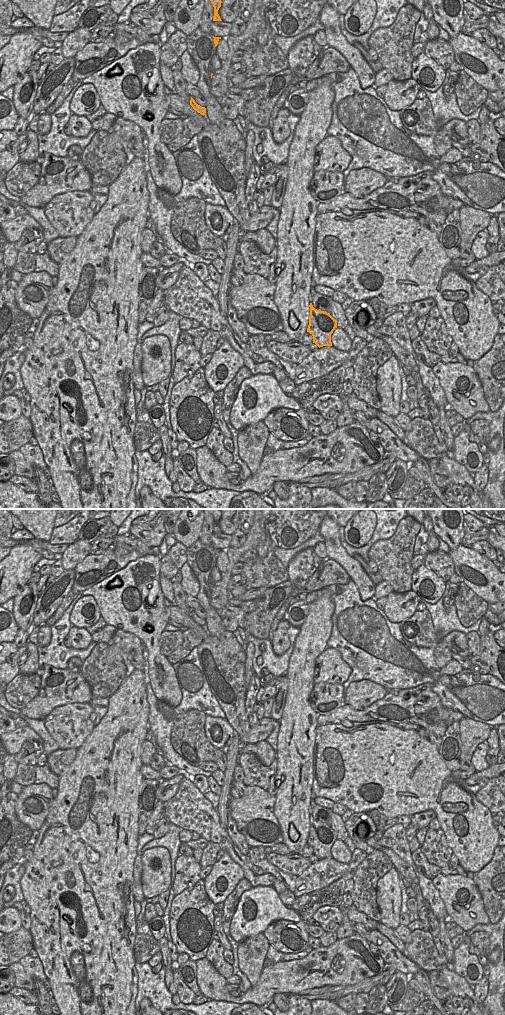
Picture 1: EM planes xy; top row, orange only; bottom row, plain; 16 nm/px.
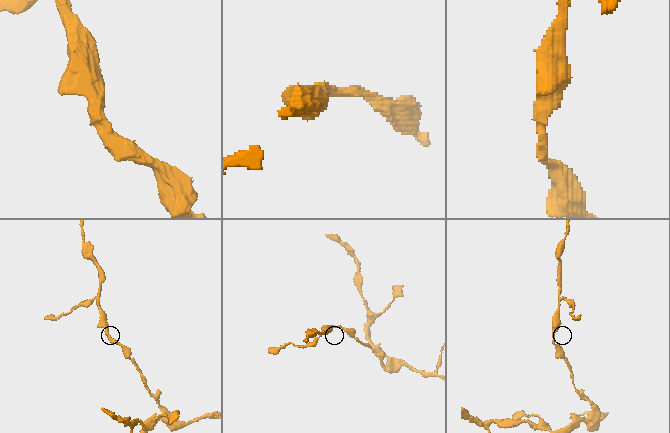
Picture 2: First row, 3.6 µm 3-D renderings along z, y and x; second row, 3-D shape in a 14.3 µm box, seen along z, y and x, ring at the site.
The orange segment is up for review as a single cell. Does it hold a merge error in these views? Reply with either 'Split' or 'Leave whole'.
Leave whole

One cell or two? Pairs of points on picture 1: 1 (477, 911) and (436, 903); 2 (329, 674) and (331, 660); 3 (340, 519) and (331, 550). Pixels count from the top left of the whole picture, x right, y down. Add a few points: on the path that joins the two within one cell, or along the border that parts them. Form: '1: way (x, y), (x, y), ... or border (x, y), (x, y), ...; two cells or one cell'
1: border (433, 884), (438, 891), (448, 919); two cells
2: way (329, 671), (329, 663); one cell
3: border (331, 519), (339, 526); two cells

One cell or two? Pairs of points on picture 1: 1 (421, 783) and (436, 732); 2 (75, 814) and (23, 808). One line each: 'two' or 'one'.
1: two
2: two

